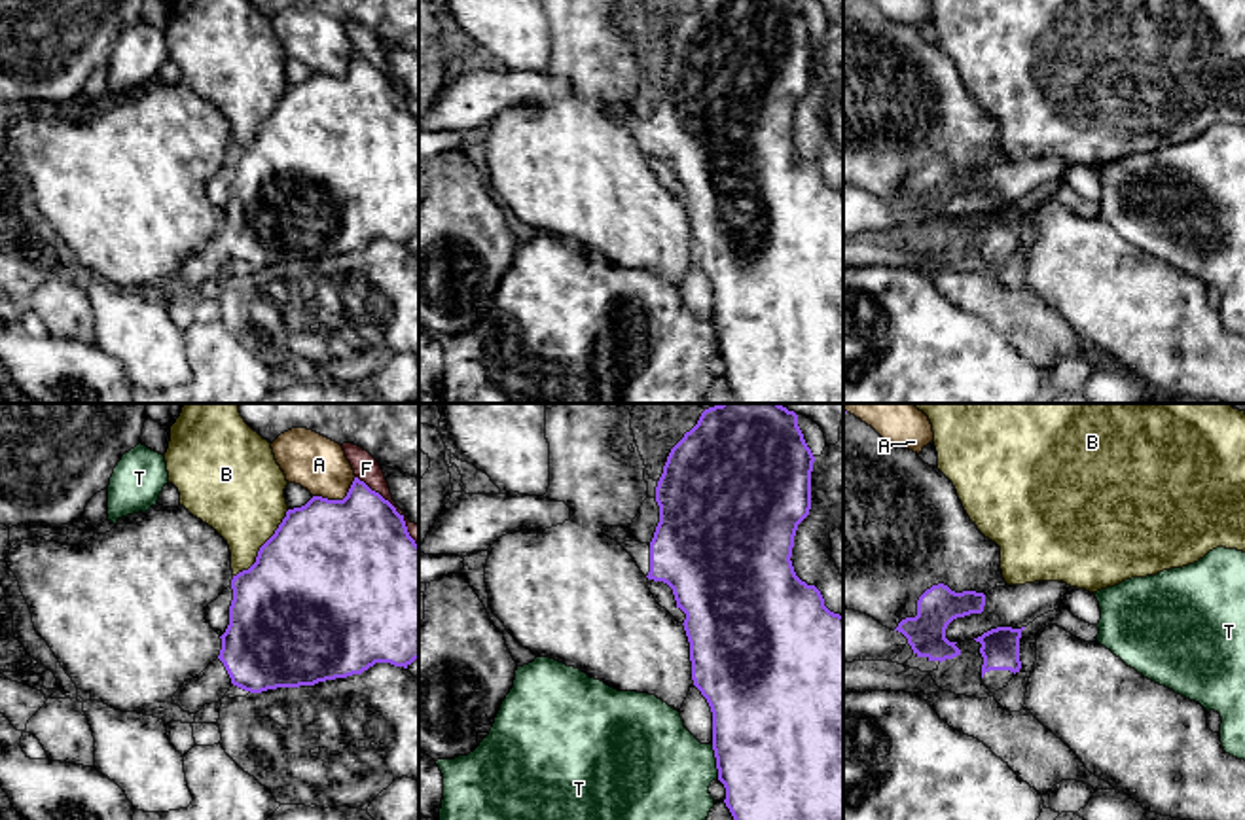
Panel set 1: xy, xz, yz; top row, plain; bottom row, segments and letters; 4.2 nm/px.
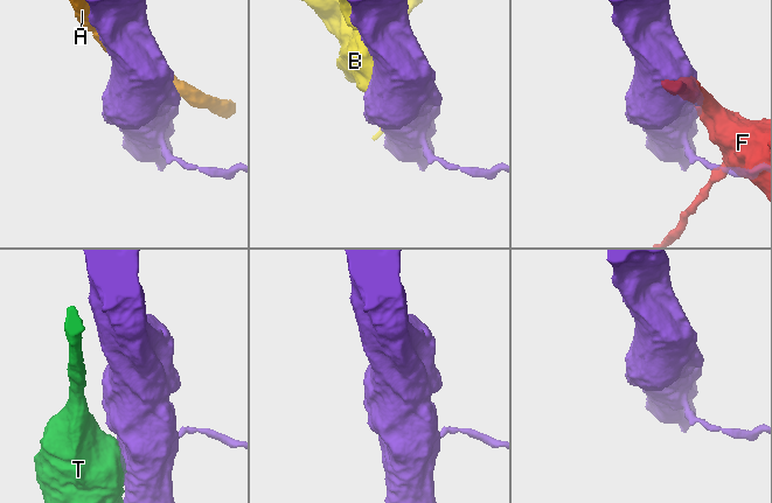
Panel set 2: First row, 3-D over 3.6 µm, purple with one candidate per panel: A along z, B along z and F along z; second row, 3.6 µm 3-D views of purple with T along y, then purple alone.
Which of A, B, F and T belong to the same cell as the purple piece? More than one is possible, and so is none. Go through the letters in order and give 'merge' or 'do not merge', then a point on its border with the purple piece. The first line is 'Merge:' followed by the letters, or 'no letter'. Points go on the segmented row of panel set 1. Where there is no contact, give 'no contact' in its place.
Merge: no letter
A: do not merge; meets purple in xy at (338, 500)
B: do not merge; meets purple in xy at (262, 546)
F: do not merge; meets purple in xy at (395, 508)
T: do not merge; meets purple in xz at (717, 762)

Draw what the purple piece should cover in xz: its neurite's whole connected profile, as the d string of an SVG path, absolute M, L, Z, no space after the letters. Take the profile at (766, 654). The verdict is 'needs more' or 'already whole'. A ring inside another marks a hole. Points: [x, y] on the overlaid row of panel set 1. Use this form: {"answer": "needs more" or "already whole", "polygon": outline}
{"answer": "needs more", "polygon": "M720 403L701 413L697 424L671 449L656 487L659 523L650 544L641 544L629 528L604 526L637 562L641 572L673 589L677 608L686 614L684 631L690 642L692 680L713 712L713 750L718 780L726 788L726 807L733 820L843 820L843 615L830 612L815 585L802 581L792 566L798 525L811 509L811 472L815 456L798 426L798 415L781 403Z"}

